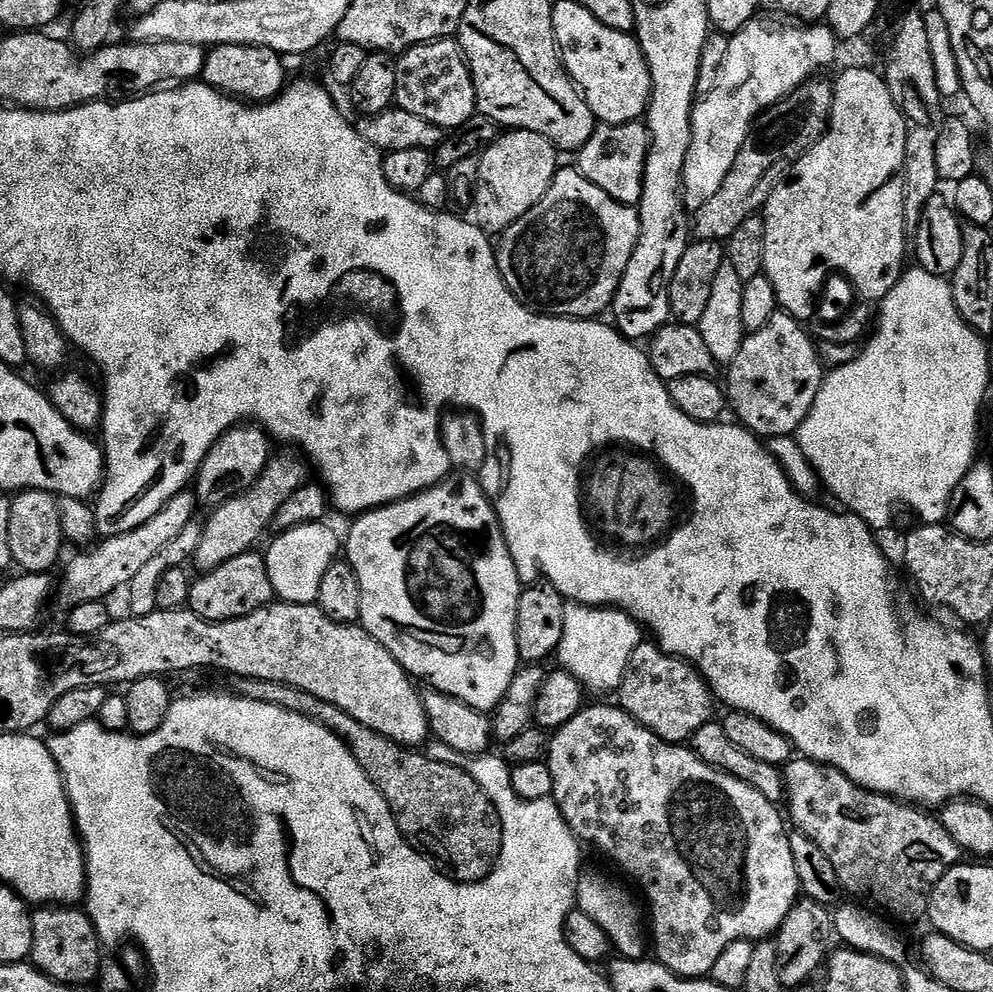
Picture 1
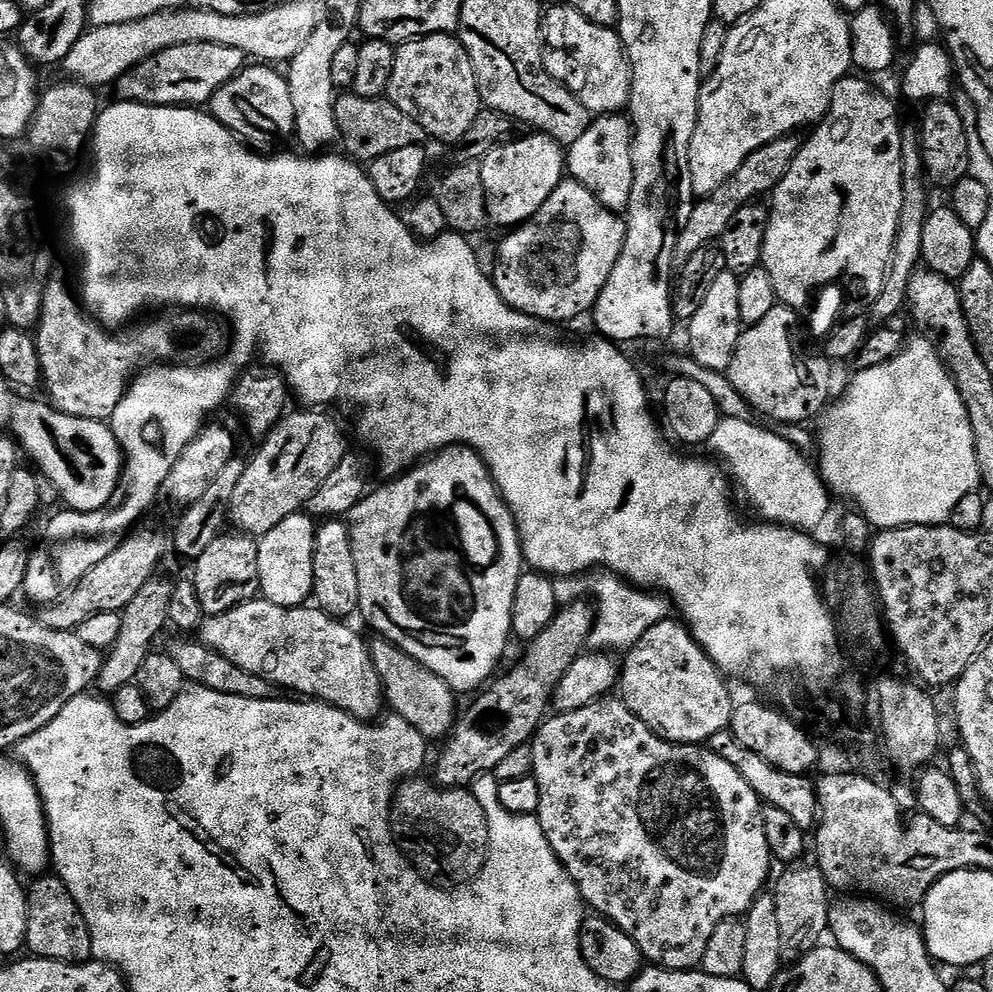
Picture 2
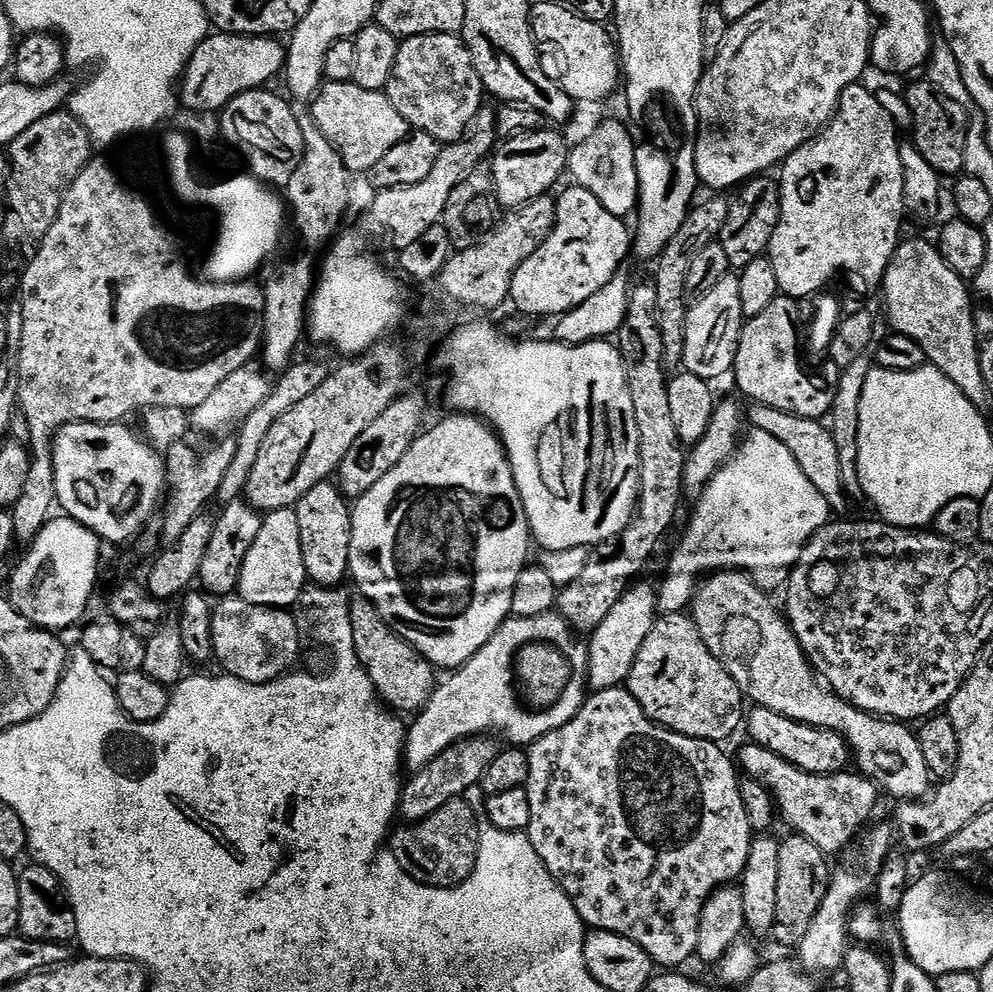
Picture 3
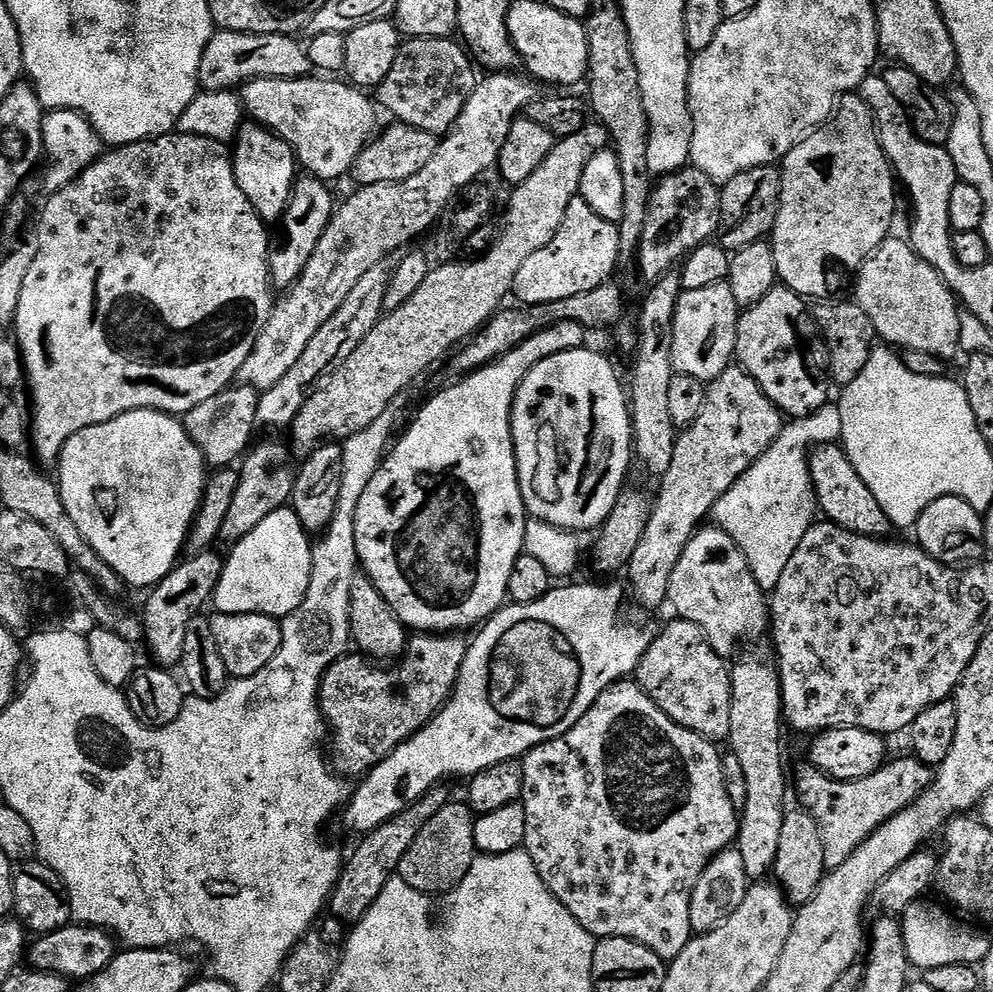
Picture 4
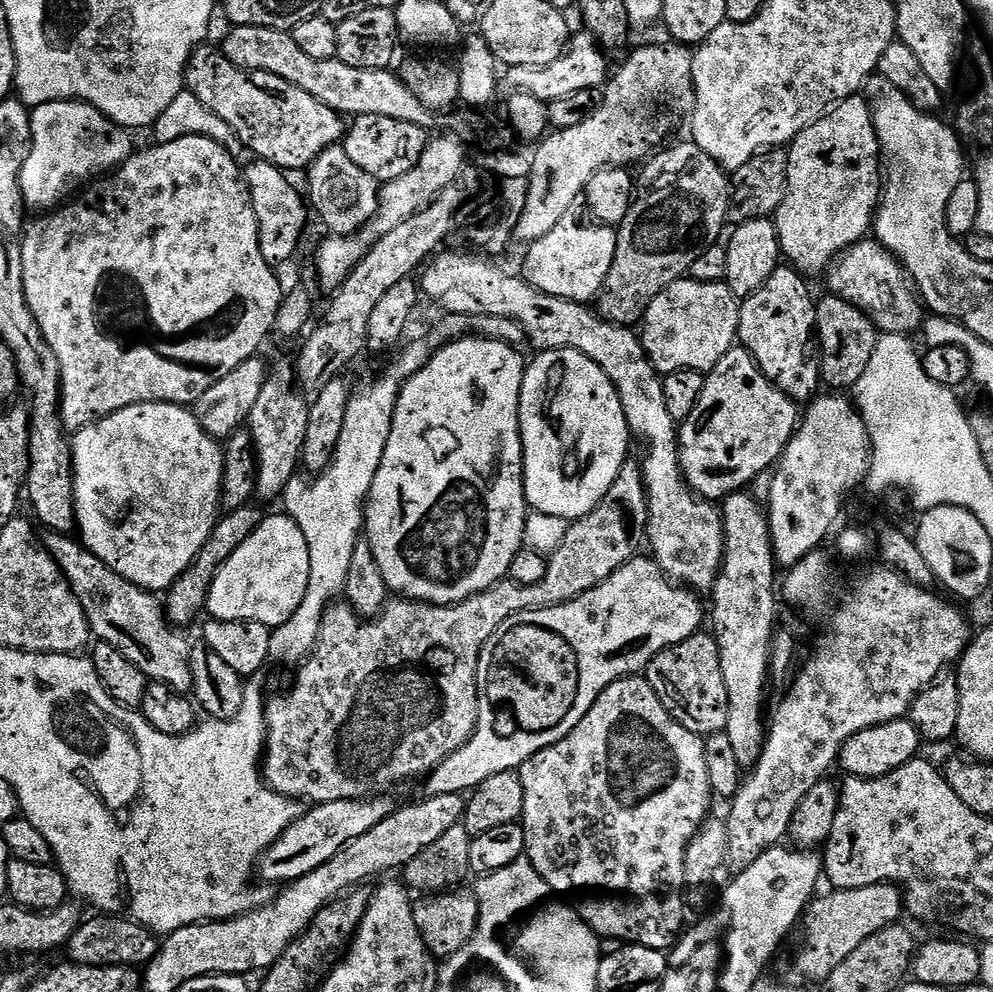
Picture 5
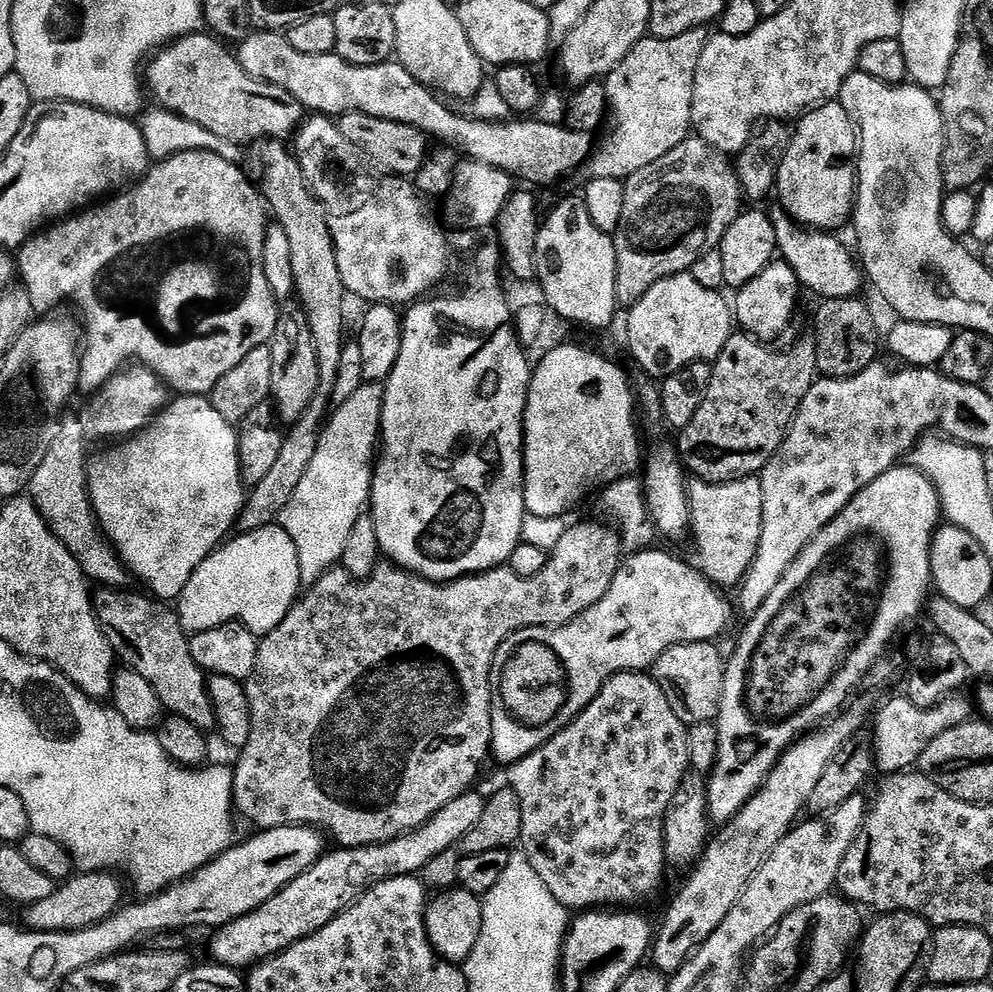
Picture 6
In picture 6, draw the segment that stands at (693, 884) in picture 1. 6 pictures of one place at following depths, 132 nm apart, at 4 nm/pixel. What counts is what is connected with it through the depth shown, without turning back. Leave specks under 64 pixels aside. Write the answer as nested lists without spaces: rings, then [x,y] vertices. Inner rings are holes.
[[[647,671],[619,672],[617,676],[608,679],[594,702],[590,702],[590,706],[586,706],[582,714],[578,714],[541,748],[516,761],[510,768],[510,787],[516,791],[518,800],[522,802],[522,834],[519,847],[530,866],[538,870],[538,878],[546,882],[546,890],[550,890],[550,894],[554,894],[554,898],[558,898],[558,902],[569,910],[596,910],[601,906],[640,906],[643,900],[650,899],[664,884],[664,815],[668,813],[674,794],[680,788],[689,768],[688,728],[678,718],[678,714],[670,710],[670,702],[666,702],[666,694],[662,694],[662,686],[658,686],[655,675]]]

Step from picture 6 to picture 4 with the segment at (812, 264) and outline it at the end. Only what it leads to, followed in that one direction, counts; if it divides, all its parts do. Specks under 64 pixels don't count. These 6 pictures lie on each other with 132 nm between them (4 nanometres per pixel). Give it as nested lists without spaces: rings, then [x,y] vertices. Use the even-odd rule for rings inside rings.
[[[889,238],[859,269],[855,303],[874,322],[877,337],[900,350],[922,350],[952,362],[960,346],[961,305],[950,285],[922,258],[907,239]],[[897,344],[897,345],[896,345]],[[900,347],[900,348],[899,348]]]

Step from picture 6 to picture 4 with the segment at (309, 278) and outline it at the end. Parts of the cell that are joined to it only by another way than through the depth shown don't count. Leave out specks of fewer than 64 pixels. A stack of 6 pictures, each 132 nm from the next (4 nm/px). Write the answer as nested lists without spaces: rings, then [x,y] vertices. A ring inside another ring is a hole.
[[[216,550],[207,552],[198,552],[187,558],[181,559],[173,568],[172,573],[163,580],[161,584],[156,585],[147,593],[148,601],[144,604],[142,619],[144,621],[144,640],[148,648],[152,651],[152,656],[157,665],[161,668],[176,670],[183,665],[184,655],[186,654],[186,630],[190,622],[194,622],[201,615],[204,603],[211,601],[216,595],[216,587],[220,581],[220,575],[224,569],[225,557],[219,556]]]

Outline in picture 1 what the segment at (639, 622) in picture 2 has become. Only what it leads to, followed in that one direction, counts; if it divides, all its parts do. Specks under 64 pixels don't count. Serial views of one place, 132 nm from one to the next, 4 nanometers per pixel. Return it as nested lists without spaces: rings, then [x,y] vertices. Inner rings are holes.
[[[566,603],[566,627],[558,653],[559,667],[569,672],[585,693],[612,692],[620,687],[630,654],[642,642],[642,625],[619,608],[595,608],[589,604]]]

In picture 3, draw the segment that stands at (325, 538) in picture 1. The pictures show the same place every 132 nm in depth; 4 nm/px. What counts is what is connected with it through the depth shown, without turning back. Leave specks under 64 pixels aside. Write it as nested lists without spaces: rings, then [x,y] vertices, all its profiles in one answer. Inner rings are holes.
[[[283,508],[267,513],[262,522],[262,530],[258,530],[258,538],[254,538],[254,546],[250,546],[250,554],[246,554],[246,562],[242,566],[239,599],[258,606],[288,610],[304,591],[307,580],[306,566],[302,560],[300,527],[295,511]]]

